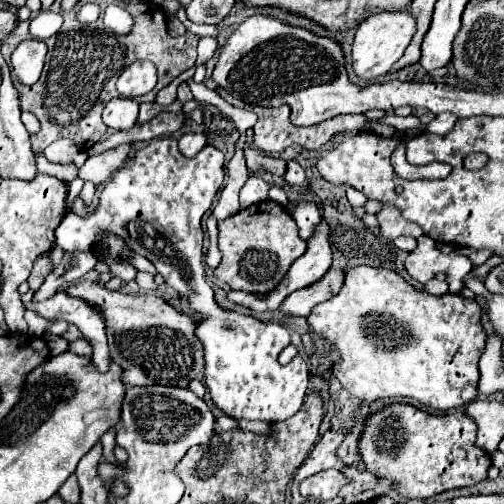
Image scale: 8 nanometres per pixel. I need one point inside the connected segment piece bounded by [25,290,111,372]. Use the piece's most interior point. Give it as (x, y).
(62, 306)

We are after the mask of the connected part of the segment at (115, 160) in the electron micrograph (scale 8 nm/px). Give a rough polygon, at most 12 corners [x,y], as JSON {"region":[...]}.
{"region":[[129,144],[89,156],[79,178],[95,186],[113,176],[129,156]]}

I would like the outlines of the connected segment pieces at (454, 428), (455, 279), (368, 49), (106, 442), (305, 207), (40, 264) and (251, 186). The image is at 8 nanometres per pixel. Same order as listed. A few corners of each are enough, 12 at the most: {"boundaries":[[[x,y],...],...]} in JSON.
{"boundaries":[[[391,404],[361,456],[403,496],[479,484],[491,458],[461,410]],[[421,236],[405,268],[419,284],[447,274],[453,294],[463,288],[473,264],[461,254],[443,254]],[[411,12],[363,20],[353,70],[371,82],[391,70],[415,34]],[[112,427],[102,438],[103,457],[109,464],[125,466],[115,460],[113,449],[116,429]],[[289,202],[299,236],[313,236],[321,214],[313,202]],[[48,251],[37,258],[27,282],[36,292],[52,272]],[[249,176],[239,194],[241,208],[265,202],[269,184]]]}

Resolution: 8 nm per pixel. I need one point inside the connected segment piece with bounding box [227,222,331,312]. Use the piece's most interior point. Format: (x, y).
(315, 262)

